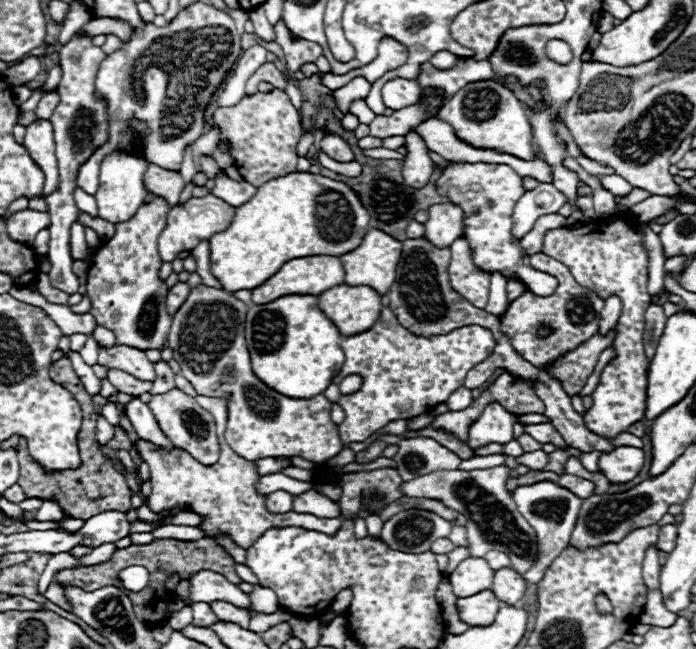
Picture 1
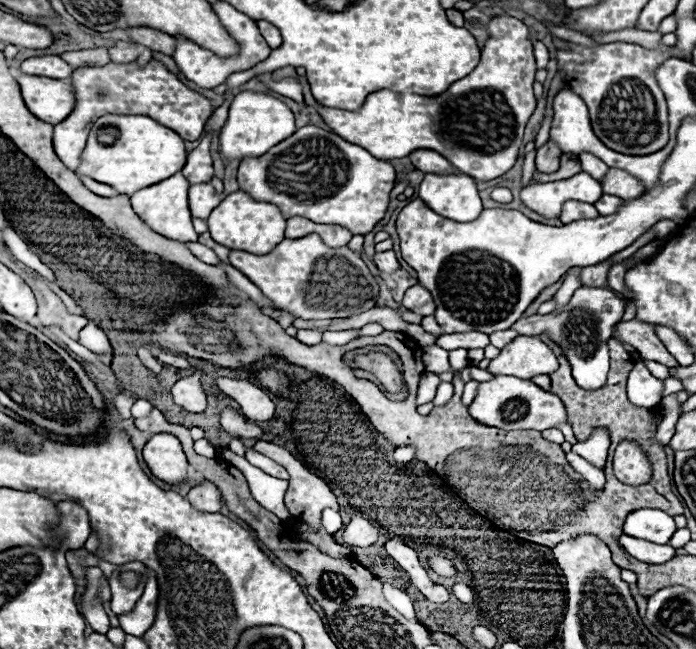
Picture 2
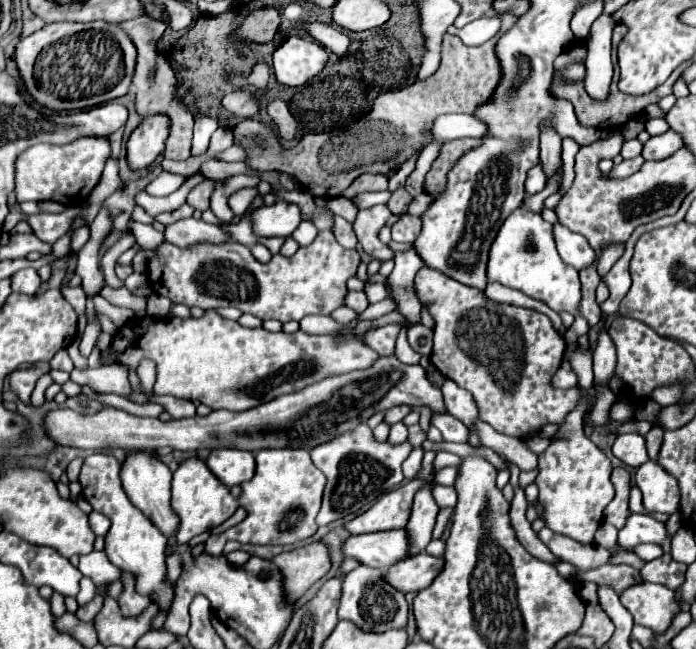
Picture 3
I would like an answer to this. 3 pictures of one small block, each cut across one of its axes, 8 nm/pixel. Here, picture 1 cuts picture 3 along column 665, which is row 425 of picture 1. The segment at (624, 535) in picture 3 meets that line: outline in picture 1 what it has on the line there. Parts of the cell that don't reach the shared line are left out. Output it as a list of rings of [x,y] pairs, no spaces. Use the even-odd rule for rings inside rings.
[[[528,424],[528,426],[524,426],[524,432],[530,434],[530,436],[534,436],[540,444],[552,442],[552,444],[556,444],[558,448],[564,446],[562,436],[556,432],[556,428],[554,428],[552,424]]]

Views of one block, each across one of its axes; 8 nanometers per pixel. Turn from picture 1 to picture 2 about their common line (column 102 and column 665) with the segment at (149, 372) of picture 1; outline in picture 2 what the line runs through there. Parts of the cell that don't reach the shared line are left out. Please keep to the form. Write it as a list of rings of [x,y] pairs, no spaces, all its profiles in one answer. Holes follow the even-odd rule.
[[[630,320],[630,322],[620,322],[616,326],[616,334],[632,344],[640,356],[644,360],[654,360],[654,362],[660,362],[668,368],[676,368],[678,362],[676,358],[664,348],[664,344],[656,338],[654,334],[654,324],[646,324],[646,322],[640,322],[640,320]]]

